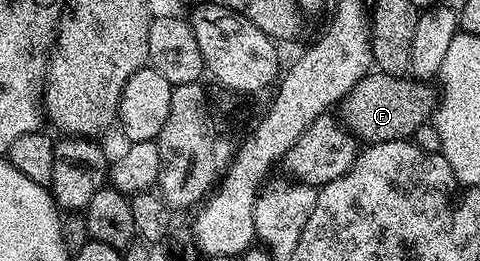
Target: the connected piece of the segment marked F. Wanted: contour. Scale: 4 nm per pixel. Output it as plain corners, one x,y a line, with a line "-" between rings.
378,70
370,71
339,103
338,119
354,138
368,145
408,139
415,128
432,117
436,107
436,93
427,86
430,85
413,78
397,78

